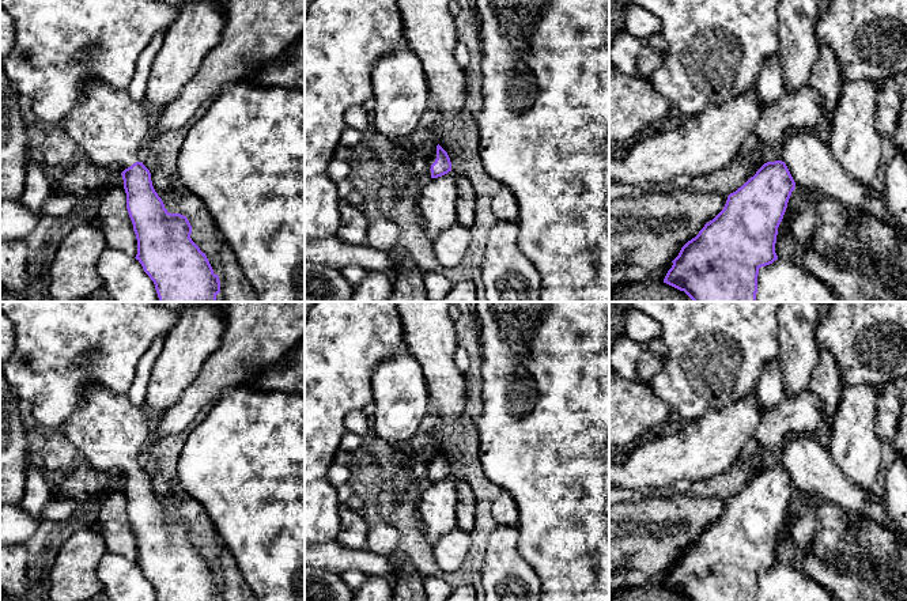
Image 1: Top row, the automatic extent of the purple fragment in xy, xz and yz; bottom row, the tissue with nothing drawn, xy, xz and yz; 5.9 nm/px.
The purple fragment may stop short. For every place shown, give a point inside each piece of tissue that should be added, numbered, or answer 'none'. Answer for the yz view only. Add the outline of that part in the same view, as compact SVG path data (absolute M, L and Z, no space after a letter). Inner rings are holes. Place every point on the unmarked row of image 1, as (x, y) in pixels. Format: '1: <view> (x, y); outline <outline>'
1: yz (802, 415); outline M808 389L797 396L783 396L778 405L764 411L753 439L767 457L767 466L775 466L786 442L795 436L815 436L823 424L824 402Z

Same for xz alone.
1: xz (422, 462); outline M437 450L413 451L411 462L403 466L394 477L396 491L403 494L416 477L423 485L431 484L431 469L437 464Z

